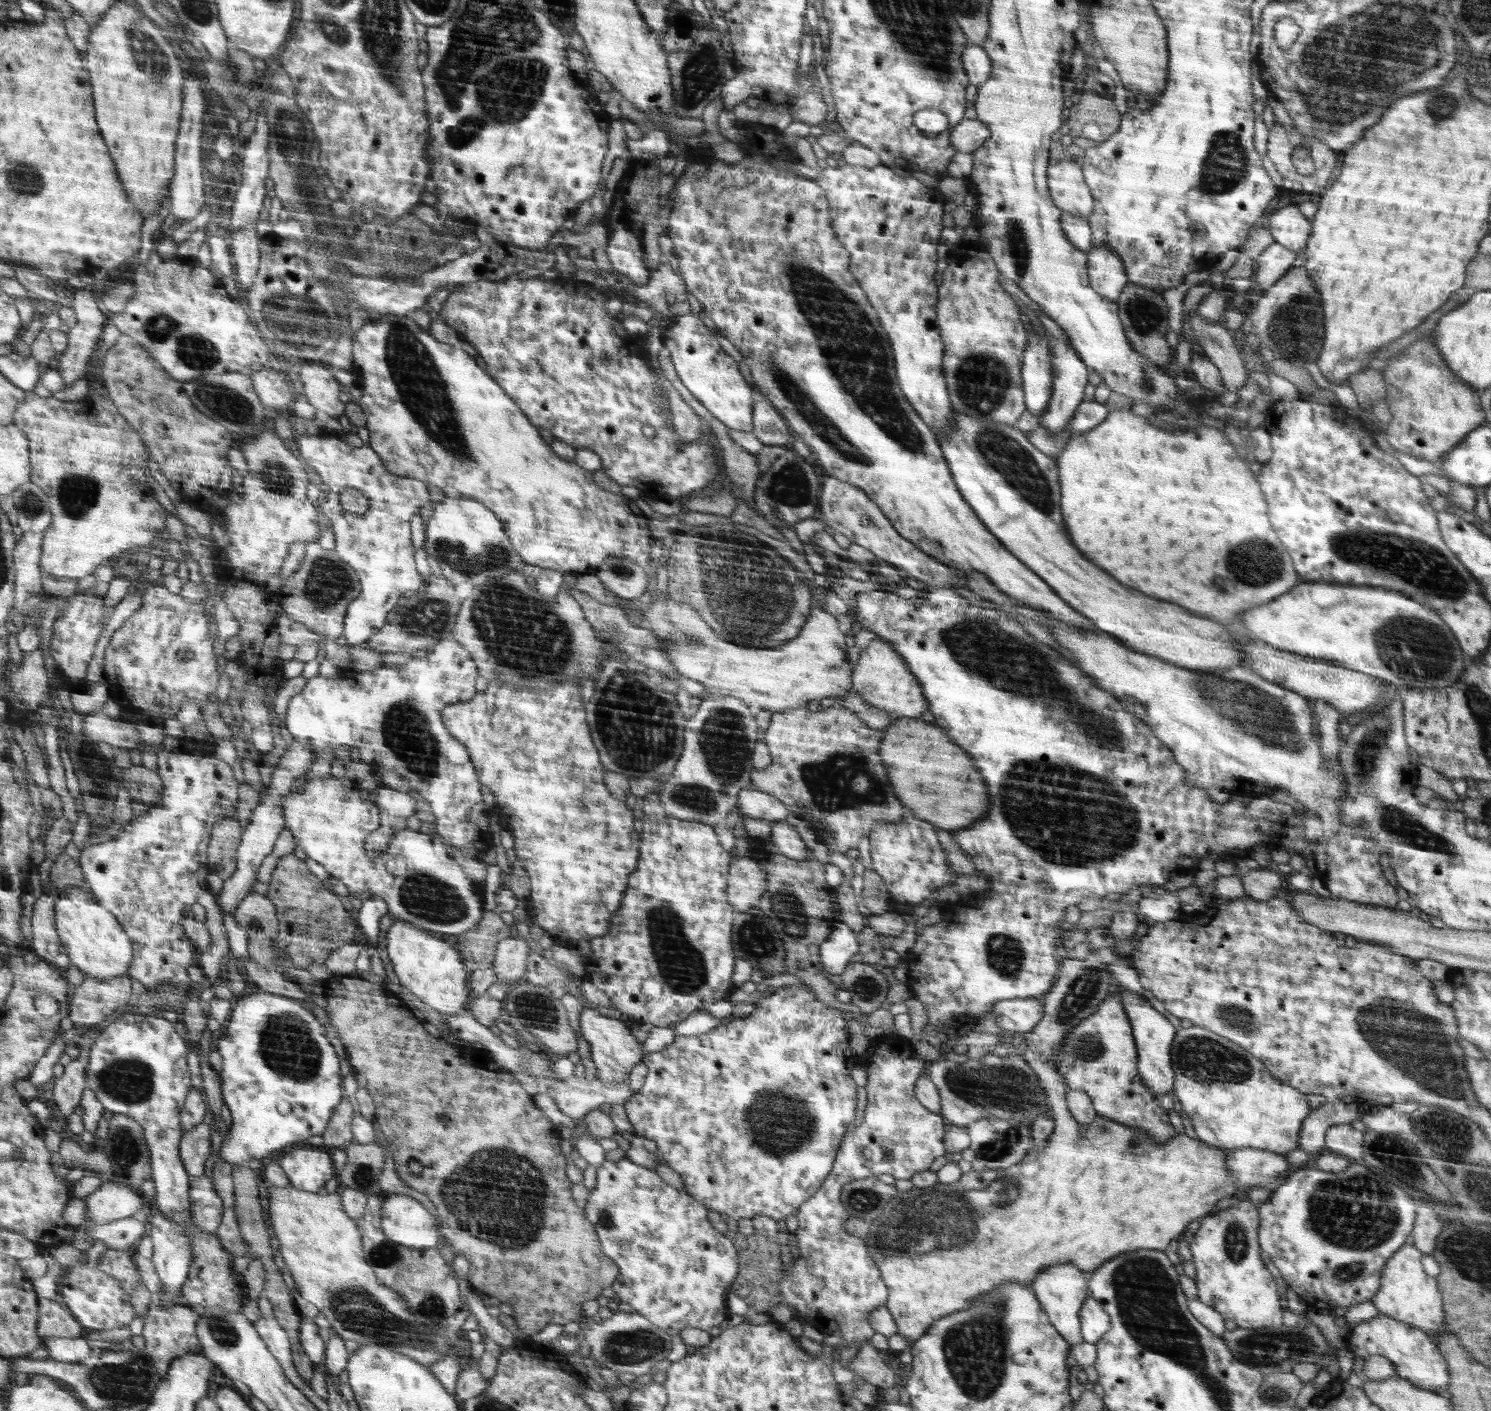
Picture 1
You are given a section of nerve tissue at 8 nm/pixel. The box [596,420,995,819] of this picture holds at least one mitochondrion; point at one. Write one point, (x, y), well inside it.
(753, 602)

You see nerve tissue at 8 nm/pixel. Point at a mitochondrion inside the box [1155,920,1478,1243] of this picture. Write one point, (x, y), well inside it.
(1411, 1041)

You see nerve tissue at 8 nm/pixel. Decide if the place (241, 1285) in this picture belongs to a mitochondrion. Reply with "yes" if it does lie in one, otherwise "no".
no

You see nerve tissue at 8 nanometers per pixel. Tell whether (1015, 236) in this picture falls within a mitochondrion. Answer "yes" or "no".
yes

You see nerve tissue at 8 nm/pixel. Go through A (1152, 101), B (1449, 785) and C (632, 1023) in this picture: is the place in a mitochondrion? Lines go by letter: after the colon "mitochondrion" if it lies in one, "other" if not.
A: other
B: other
C: other

